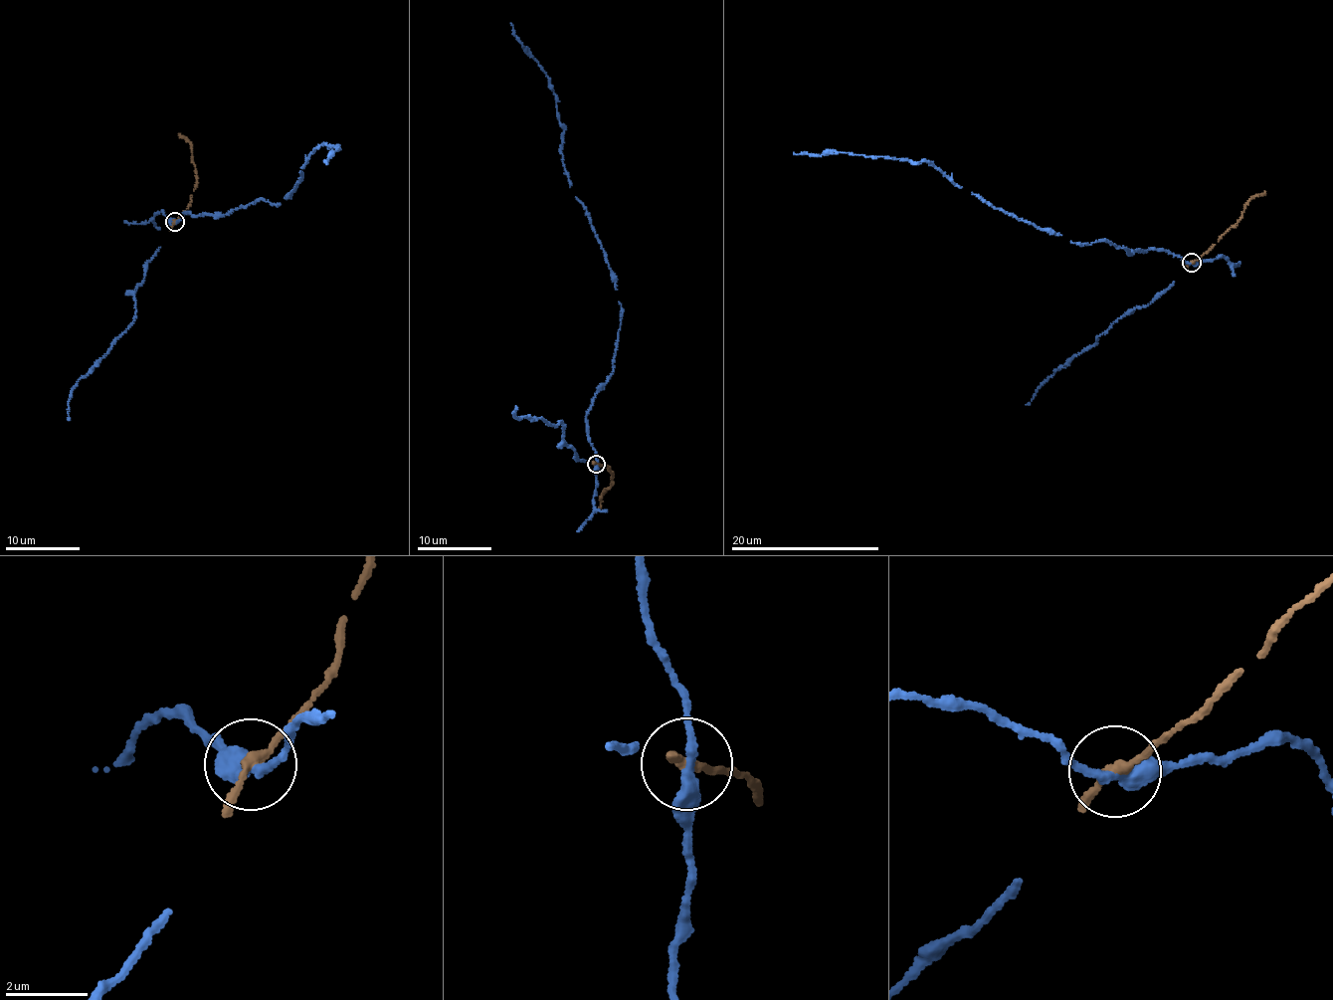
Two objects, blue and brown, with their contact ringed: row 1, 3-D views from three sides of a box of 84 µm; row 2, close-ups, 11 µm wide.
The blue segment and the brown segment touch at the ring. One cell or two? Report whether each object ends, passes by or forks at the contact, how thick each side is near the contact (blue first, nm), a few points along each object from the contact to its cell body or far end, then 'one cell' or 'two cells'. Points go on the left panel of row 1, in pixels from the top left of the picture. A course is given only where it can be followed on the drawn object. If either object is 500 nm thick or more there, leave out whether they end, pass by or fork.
blue passes by; brown passes by; calibres 340 and 190 nm; course blue (175, 222), (262, 199), (281, 204), (310, 154), (325, 144), (341, 149), (326, 162); course brown (175, 222), (188, 206), (196, 180), (189, 142), (178, 133); one cell

